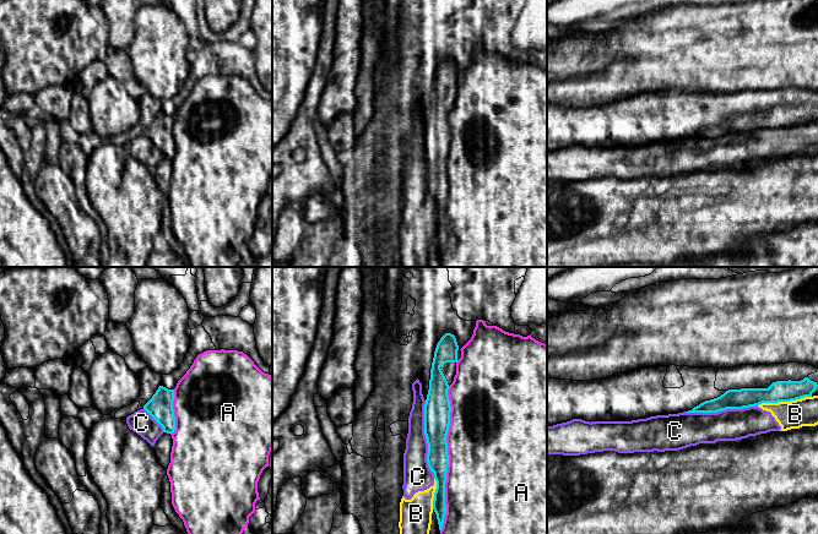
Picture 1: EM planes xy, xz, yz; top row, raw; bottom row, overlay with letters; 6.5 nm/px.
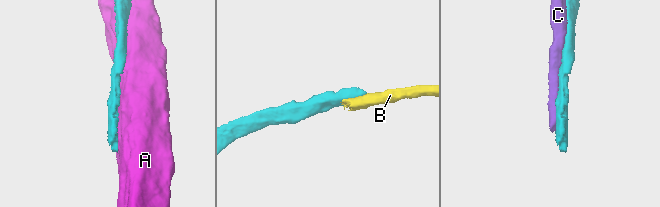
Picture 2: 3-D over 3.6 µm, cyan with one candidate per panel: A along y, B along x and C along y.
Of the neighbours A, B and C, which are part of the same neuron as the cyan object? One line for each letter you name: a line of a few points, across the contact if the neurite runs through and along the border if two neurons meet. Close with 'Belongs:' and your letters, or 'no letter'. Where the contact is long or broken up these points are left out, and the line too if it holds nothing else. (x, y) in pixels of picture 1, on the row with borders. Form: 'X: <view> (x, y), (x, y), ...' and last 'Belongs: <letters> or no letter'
Belongs: no letter

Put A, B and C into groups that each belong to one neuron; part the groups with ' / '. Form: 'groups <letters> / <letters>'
groups A / B C

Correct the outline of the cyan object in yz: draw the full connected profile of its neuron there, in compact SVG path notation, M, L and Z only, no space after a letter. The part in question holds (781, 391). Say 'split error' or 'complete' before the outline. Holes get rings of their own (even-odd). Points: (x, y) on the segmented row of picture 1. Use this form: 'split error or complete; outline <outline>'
split error; outline M818 370L798 381L776 381L768 388L728 389L717 398L705 400L686 413L717 413L743 409L762 403L791 402L818 396Z

